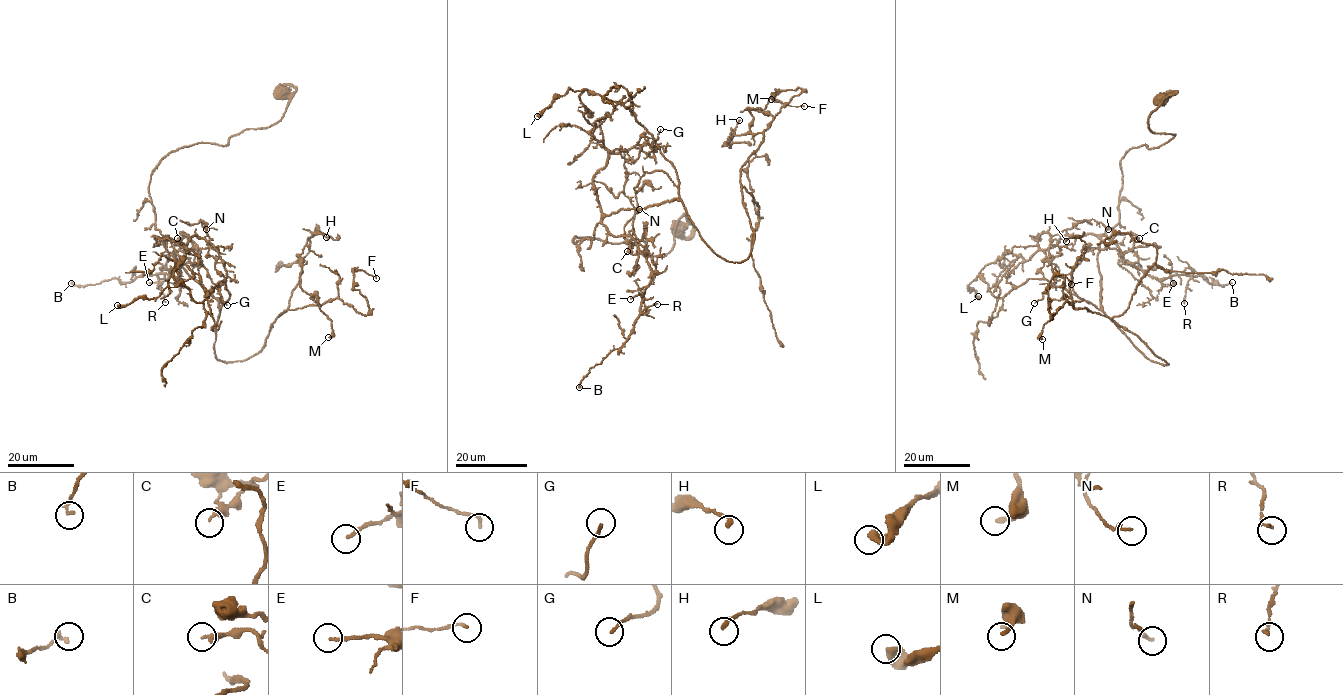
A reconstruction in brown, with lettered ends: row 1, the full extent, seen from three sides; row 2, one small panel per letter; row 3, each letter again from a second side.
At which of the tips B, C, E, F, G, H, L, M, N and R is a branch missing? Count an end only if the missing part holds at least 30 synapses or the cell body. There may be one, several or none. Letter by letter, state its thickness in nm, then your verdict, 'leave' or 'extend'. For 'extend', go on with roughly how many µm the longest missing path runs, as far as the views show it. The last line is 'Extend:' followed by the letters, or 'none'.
B: calibre 180 nm; leave
C: calibre 260 nm; leave
E: calibre 180 nm; leave
F: calibre 130 nm; leave
G: calibre 150 nm; leave
H: calibre 200 nm; leave
L: calibre 480 nm; leave
M: calibre 200 nm; leave
N: calibre 160 nm; leave
R: calibre 140 nm; leave
Extend: none

